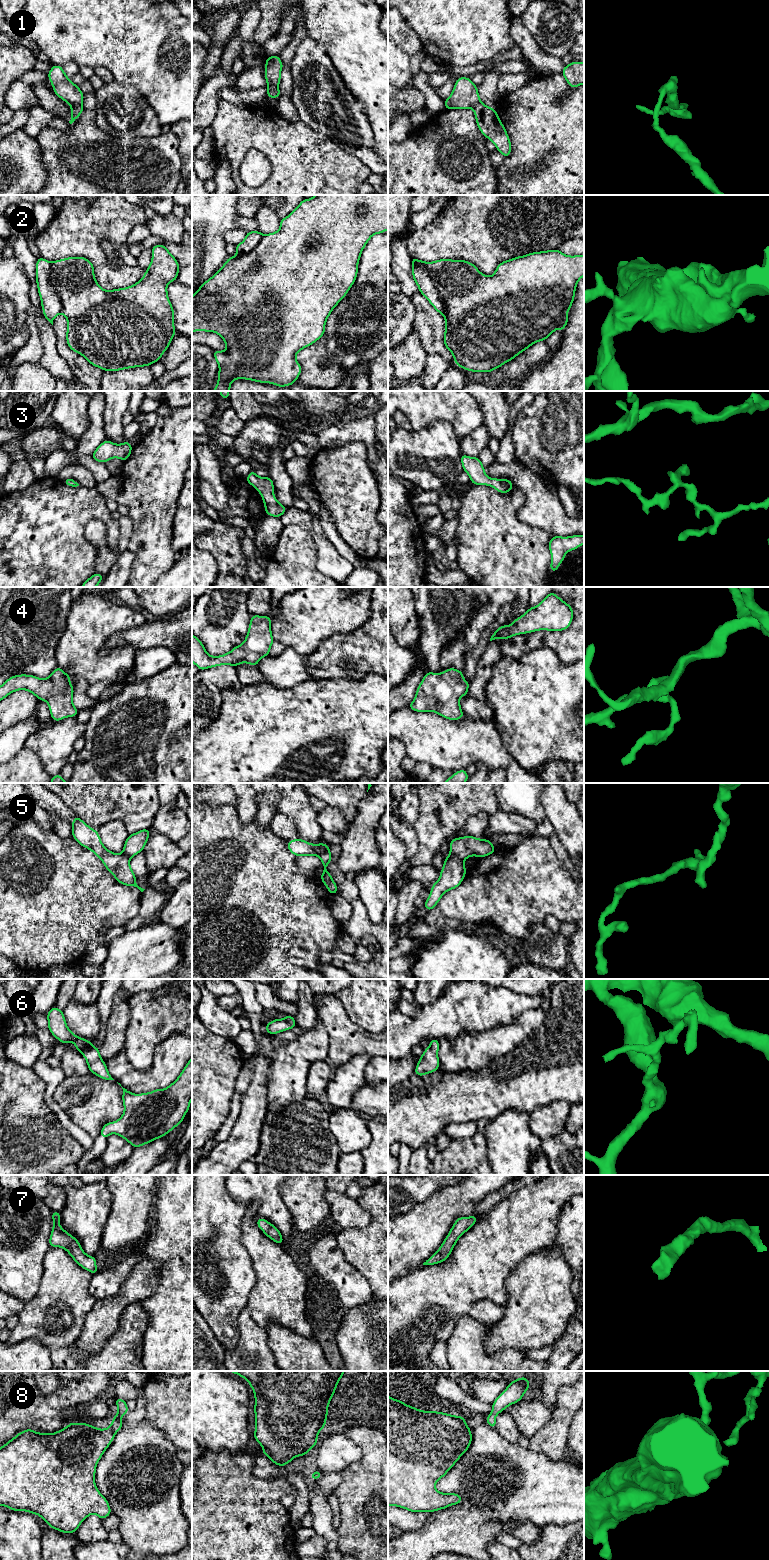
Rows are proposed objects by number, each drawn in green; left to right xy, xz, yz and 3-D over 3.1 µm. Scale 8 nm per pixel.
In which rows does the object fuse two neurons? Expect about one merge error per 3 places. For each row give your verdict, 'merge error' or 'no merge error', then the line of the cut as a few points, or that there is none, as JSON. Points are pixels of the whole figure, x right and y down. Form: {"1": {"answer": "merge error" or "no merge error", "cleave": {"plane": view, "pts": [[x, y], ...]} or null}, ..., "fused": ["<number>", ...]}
{"1": {"answer": "merge error", "cleave": {"plane": "xz", "pts": [[277, 85], [266, 87]]}}, "2": {"answer": "merge error", "cleave": {"plane": "yz", "pts": [[413, 264], [421, 264], [428, 272], [444, 303], [445, 317]]}}, "3": {"answer": "no merge error", "cleave": null}, "4": {"answer": "no merge error", "cleave": null}, "5": {"answer": "merge error", "cleave": {"plane": "yz", "pts": [[450, 853], [458, 855], [463, 860]]}}, "6": {"answer": "no merge error", "cleave": null}, "7": {"answer": "no merge error", "cleave": null}, "8": {"answer": "no merge error", "cleave": null}, "fused": ["1", "2", "5"]}

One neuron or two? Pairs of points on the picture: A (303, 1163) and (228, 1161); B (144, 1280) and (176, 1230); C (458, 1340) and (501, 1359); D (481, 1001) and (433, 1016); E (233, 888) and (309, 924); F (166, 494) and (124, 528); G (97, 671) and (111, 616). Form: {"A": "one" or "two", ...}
{"A": "two", "B": "two", "C": "one", "D": "one", "E": "one", "F": "two", "G": "one"}

